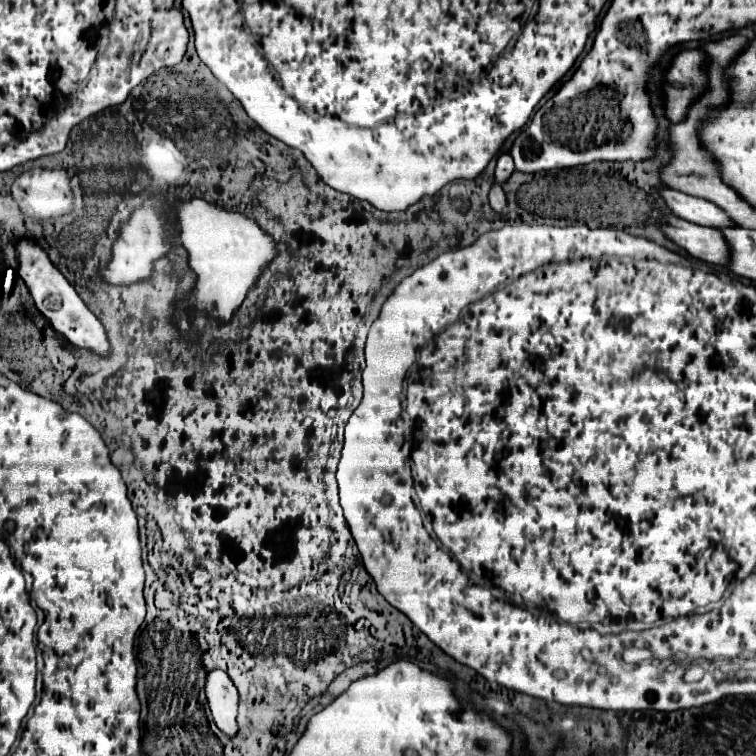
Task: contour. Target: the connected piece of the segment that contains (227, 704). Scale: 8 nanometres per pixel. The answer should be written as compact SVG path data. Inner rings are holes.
M214 669L210 673L206 673L206 699L214 717L214 723L228 735L234 737L238 733L238 723L236 723L236 715L238 715L238 691L234 687L234 683L230 681L230 677L220 671Z

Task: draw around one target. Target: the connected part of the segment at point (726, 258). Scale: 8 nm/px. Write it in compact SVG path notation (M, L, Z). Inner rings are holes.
M668 215L664 219L666 219L664 233L682 249L686 249L692 257L714 265L730 263L730 247L720 229L700 227L674 215Z

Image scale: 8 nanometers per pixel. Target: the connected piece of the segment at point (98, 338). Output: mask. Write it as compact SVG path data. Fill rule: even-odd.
M22 237L16 243L16 253L18 253L18 275L26 283L28 291L34 299L34 305L50 321L50 325L62 337L66 337L72 345L76 345L80 349L88 349L90 353L96 353L98 357L110 357L112 349L110 349L110 343L108 343L102 323L84 305L84 301L74 291L74 287L68 283L68 279L52 265L52 261L48 259L48 253L40 245L36 245L34 241L30 241L26 237Z

